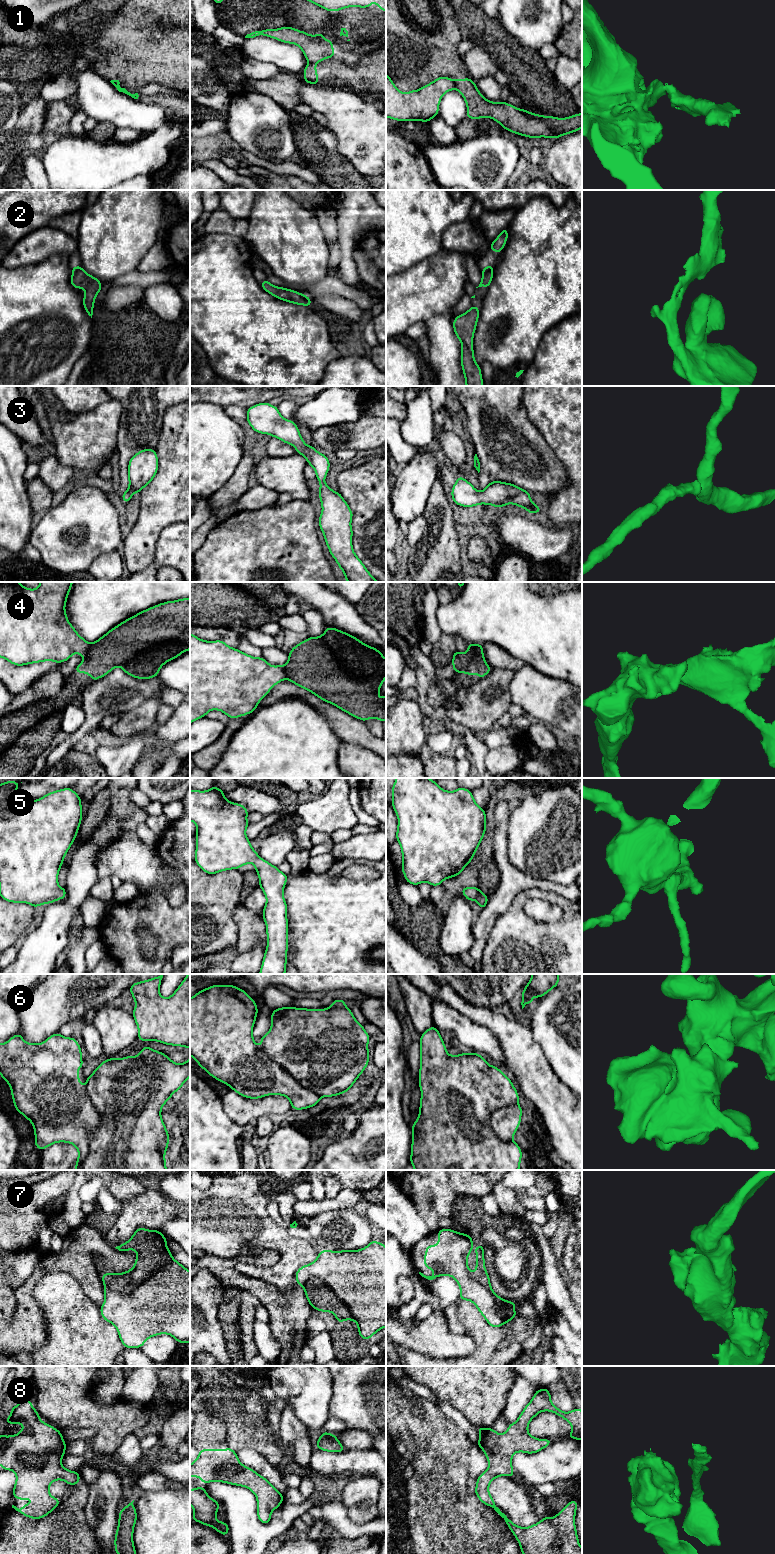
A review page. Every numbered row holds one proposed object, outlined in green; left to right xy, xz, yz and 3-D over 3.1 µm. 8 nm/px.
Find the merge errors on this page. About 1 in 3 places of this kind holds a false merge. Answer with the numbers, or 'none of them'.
1, 4

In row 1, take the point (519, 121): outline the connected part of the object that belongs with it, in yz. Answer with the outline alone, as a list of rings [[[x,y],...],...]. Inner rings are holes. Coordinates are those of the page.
[[[470,77],[456,79],[456,89],[463,96],[469,119],[492,118],[505,130],[532,139],[557,139],[582,128],[582,113],[566,118],[543,116],[519,109],[507,102],[491,102],[478,90]]]

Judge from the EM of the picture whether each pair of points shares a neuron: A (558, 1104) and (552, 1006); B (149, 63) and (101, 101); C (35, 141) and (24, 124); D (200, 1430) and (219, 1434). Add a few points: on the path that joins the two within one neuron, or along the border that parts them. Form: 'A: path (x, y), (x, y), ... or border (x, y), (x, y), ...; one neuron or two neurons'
A: border (543, 1054), (558, 1079), (571, 1091); two neurons
B: border (95, 71), (114, 85); two neurons
C: path (31, 137), (31, 132), (28, 128); one neuron
D: path (205, 1430), (214, 1430); one neuron

